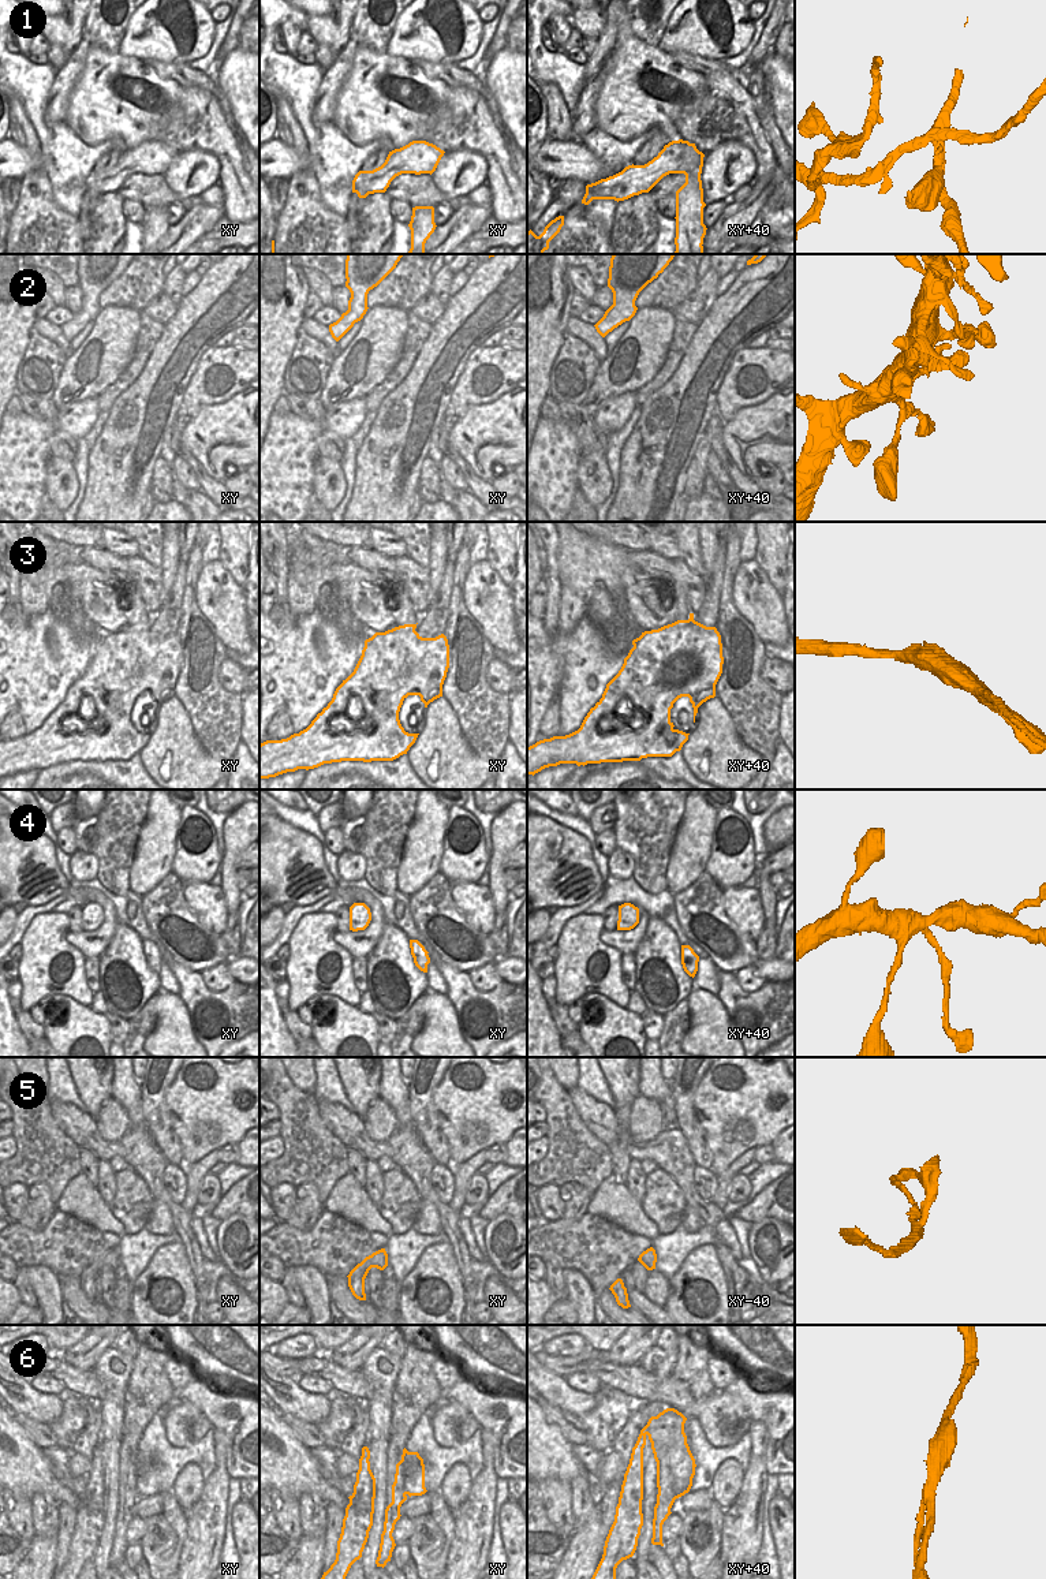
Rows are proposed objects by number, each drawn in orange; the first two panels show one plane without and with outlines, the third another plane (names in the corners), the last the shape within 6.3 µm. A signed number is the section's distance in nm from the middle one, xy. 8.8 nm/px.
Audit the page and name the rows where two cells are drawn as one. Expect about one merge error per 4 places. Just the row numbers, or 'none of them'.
1, 6

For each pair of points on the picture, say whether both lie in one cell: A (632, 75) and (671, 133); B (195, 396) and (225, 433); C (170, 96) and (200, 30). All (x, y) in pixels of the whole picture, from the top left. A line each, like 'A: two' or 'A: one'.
A: one
B: two
C: two

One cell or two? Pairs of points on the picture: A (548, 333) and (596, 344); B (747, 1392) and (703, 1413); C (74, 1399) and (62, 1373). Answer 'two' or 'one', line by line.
A: two
B: two
C: two

